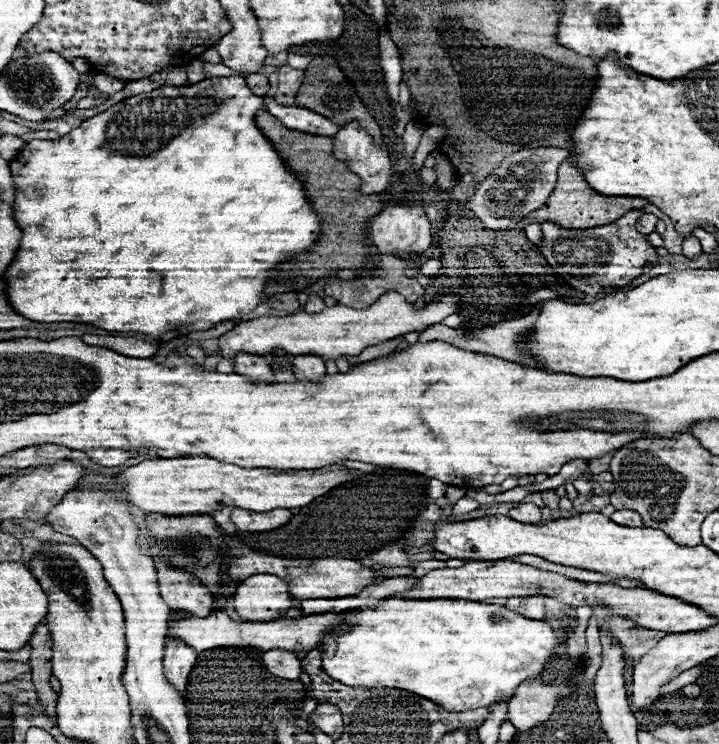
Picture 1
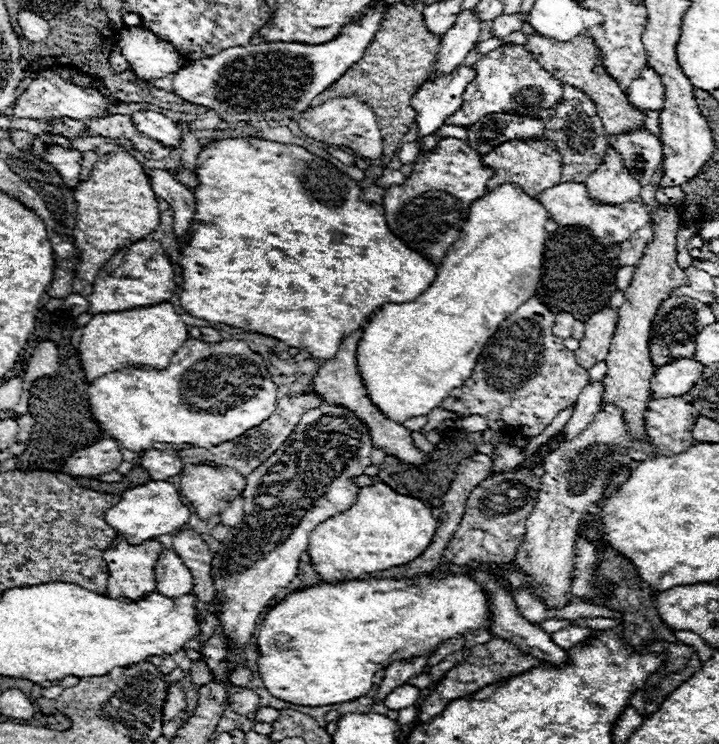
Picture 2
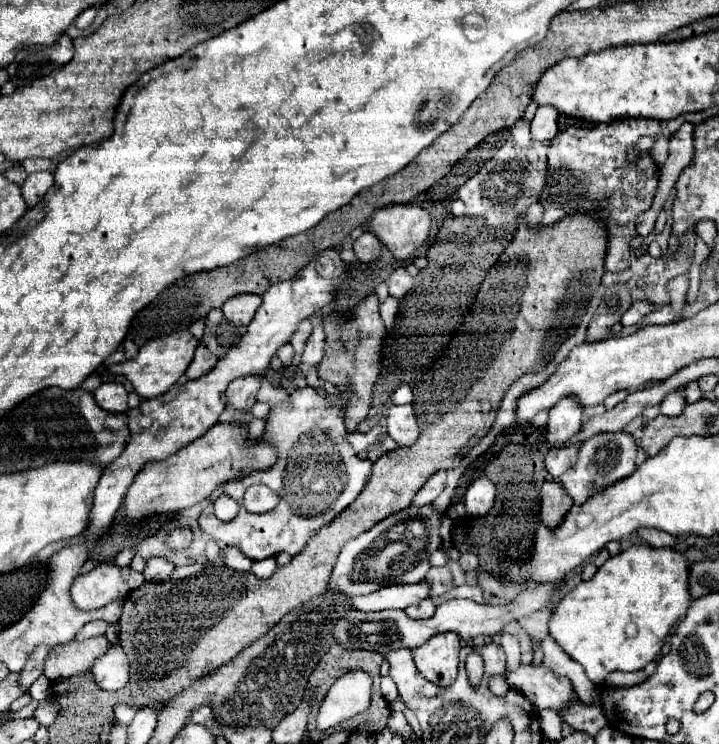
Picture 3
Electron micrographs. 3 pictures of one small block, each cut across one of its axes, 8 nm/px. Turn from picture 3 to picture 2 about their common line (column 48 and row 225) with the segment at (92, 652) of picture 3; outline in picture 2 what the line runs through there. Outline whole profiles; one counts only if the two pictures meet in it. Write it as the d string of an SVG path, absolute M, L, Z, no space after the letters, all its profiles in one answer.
M658 206L648 208L652 214L654 224L654 238L648 242L644 256L636 264L636 272L632 276L630 286L624 290L626 302L618 308L618 324L614 330L614 338L610 342L610 350L606 356L608 372L604 378L604 404L618 404L622 412L626 412L626 424L634 436L646 436L644 430L644 412L650 398L650 378L654 376L656 368L650 360L648 340L652 318L658 310L658 304L670 296L670 292L686 282L684 272L676 262L676 232L680 222L680 208L678 206Z

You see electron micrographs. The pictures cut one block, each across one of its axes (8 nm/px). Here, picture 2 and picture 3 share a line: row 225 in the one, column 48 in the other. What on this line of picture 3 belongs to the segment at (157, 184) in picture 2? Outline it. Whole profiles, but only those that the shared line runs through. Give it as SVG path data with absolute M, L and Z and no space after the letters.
M50 172L30 174L22 184L22 196L26 200L26 206L32 208L34 204L38 204L44 198L44 194L52 188L52 184L54 184L54 176Z

